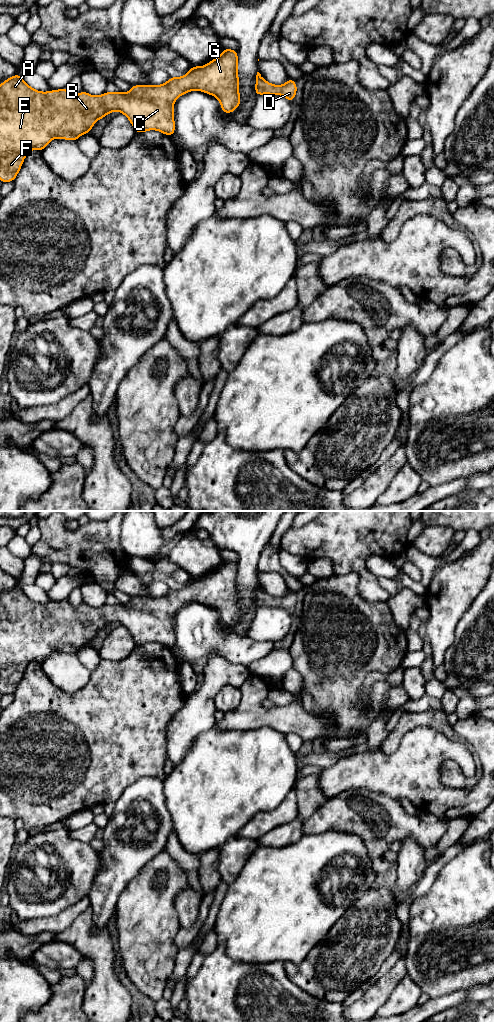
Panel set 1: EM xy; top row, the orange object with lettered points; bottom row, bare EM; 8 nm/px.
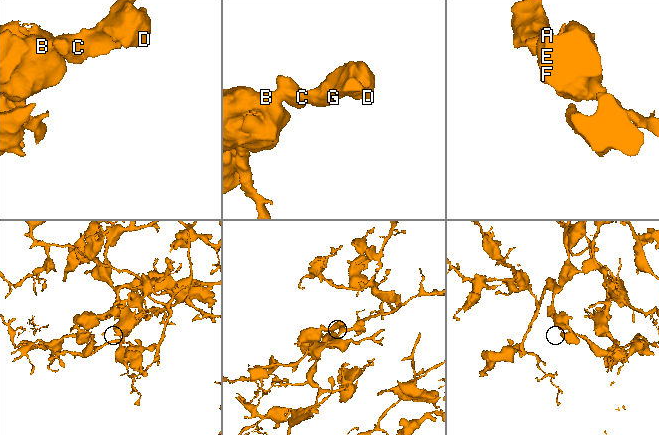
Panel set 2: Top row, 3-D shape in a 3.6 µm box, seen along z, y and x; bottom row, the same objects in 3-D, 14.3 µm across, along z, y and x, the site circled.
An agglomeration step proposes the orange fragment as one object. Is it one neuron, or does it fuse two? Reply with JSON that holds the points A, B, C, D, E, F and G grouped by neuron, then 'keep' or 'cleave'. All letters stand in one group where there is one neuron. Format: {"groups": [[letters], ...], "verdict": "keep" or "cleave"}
{"groups": [["A", "B", "C", "D", "E", "F", "G"]], "verdict": "keep"}

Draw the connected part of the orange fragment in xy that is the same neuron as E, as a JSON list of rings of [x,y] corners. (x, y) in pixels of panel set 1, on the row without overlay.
[[[224,560],[223,564],[204,578],[192,578],[182,589],[170,589],[167,594],[160,597],[131,597],[128,605],[105,604],[95,608],[81,603],[73,607],[67,600],[51,603],[38,603],[29,598],[17,585],[0,596],[0,693],[13,694],[17,689],[24,671],[32,662],[42,663],[55,650],[63,652],[76,652],[90,645],[92,639],[99,631],[114,623],[124,626],[131,634],[136,645],[156,642],[162,646],[173,648],[175,645],[174,615],[182,607],[193,602],[202,603],[217,610],[223,625],[231,626],[241,615],[238,588],[238,563]]]

